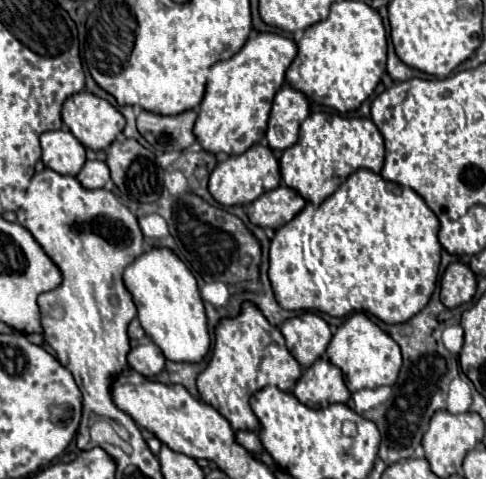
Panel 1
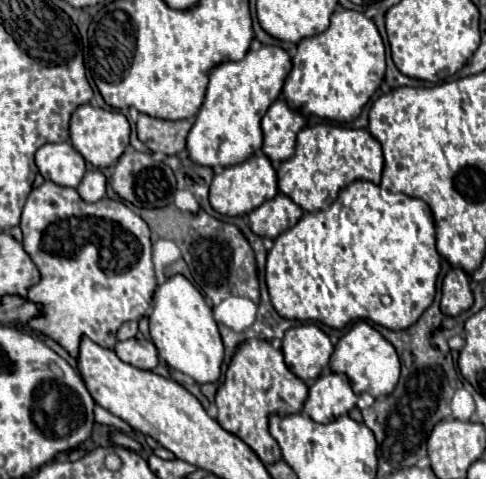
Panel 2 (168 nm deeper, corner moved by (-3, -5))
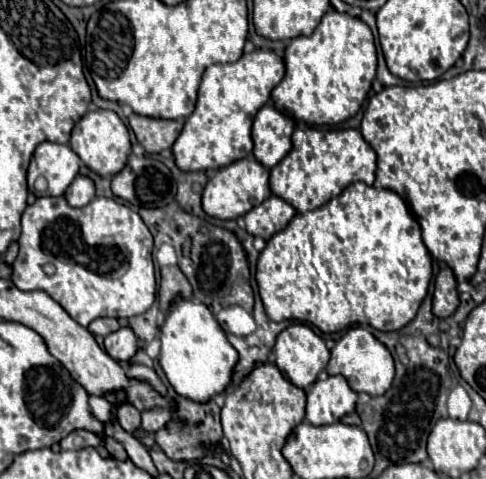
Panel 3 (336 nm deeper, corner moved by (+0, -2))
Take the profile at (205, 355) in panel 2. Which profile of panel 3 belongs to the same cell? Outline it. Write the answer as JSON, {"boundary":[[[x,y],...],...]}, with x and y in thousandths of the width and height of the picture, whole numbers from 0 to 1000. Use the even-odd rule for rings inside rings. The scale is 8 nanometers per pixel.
{"boundary":[[[364,628],[331,683],[331,770],[368,829],[401,841],[426,841],[438,825],[459,820],[479,795],[479,770],[492,754],[488,733],[467,712],[463,691],[422,637]]]}

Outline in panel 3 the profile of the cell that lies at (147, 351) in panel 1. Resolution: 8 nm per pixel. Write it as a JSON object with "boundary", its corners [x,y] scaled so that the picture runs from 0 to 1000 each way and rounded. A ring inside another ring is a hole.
{"boundary":[[[249,683],[212,708],[212,729],[245,754],[265,754],[282,733],[282,704],[265,683]]]}

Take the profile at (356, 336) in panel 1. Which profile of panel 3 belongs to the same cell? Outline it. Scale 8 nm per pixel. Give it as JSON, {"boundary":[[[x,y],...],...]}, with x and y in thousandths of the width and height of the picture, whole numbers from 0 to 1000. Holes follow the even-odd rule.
{"boundary":[[[722,683],[693,712],[693,720],[681,733],[681,754],[677,754],[669,775],[677,783],[706,783],[726,816],[755,820],[755,825],[767,825],[767,829],[792,820],[800,812],[800,804],[809,800],[809,783],[813,783],[805,737],[751,683]]]}

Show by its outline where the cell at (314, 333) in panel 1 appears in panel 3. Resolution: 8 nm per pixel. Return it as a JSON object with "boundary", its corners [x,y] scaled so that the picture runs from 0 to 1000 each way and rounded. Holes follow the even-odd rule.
{"boundary":[[[623,674],[595,678],[578,691],[562,733],[574,775],[615,812],[644,804],[652,783],[677,758],[677,729],[669,724],[669,712]]]}

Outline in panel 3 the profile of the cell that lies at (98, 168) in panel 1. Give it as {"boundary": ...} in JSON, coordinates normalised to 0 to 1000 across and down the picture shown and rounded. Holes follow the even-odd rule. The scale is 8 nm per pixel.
{"boundary":[[[158,365],[150,374],[150,382],[142,386],[142,395],[134,399],[134,415],[150,432],[175,432],[191,411],[195,411],[191,378],[183,370],[167,370],[167,365]]]}

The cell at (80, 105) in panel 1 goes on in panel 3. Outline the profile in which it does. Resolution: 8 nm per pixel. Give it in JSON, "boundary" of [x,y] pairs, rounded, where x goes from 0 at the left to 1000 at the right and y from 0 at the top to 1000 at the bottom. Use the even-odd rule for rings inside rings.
{"boundary":[[[183,232],[175,244],[150,265],[146,278],[146,311],[167,328],[167,336],[200,365],[241,365],[249,353],[257,353],[257,336],[270,319],[270,294],[265,294],[265,269],[253,261],[253,253],[233,232]]]}

